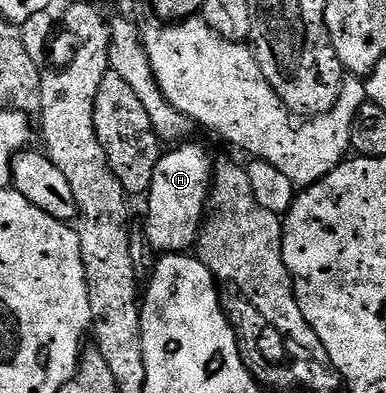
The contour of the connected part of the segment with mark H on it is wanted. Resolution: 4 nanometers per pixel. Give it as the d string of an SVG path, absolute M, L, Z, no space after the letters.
M181 143L179 146L173 147L176 148L173 152L165 151L161 155L158 166L154 170L152 185L148 187L146 193L148 217L144 220L144 236L156 254L187 253L195 245L200 235L200 226L204 222L204 208L208 204L214 164L211 159L207 160L208 152L202 145L192 143Z

